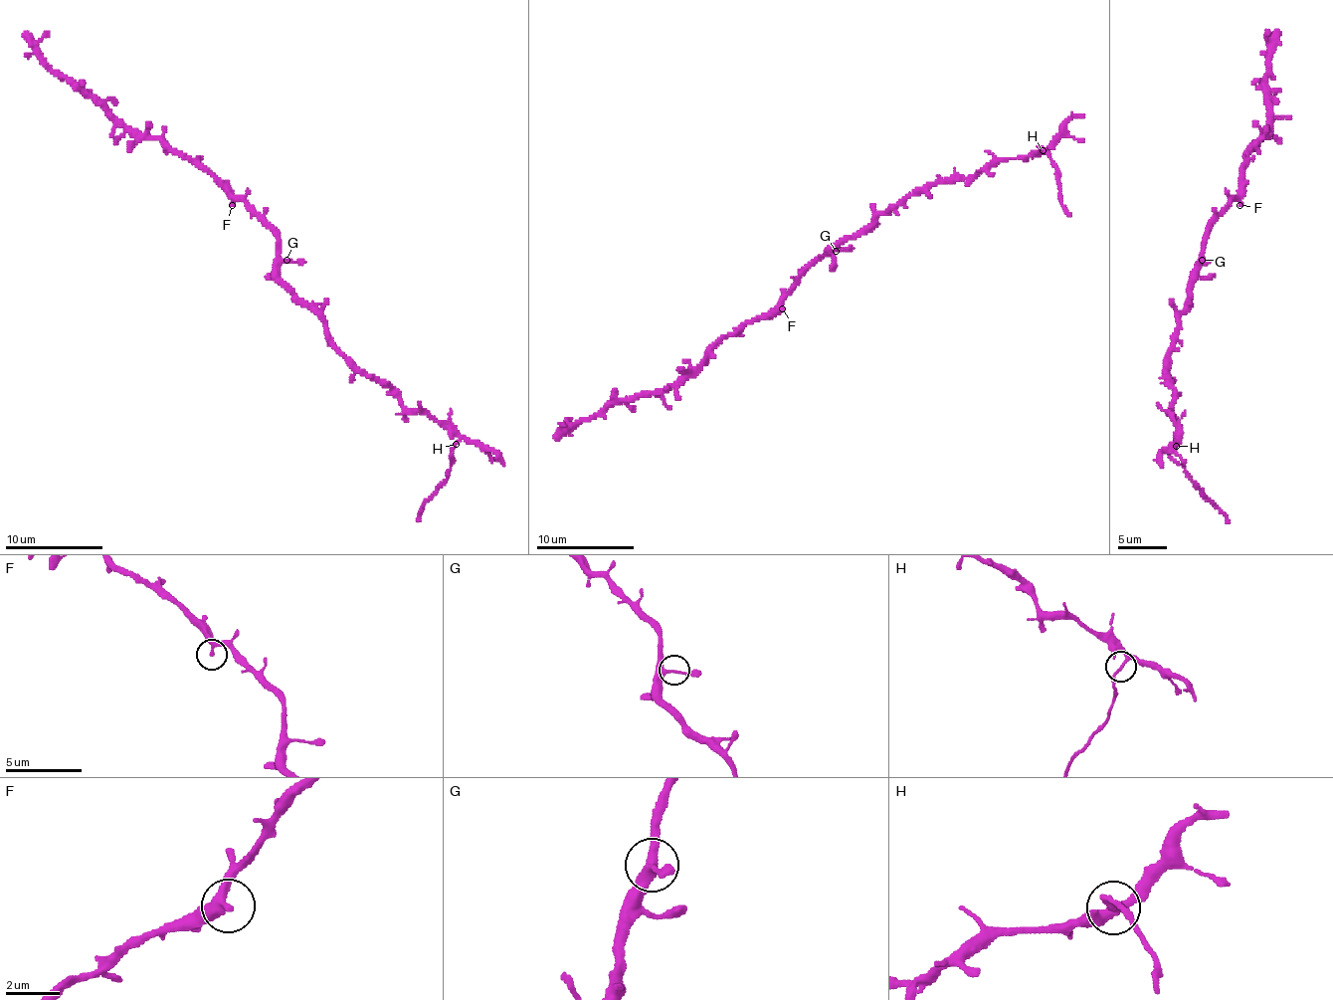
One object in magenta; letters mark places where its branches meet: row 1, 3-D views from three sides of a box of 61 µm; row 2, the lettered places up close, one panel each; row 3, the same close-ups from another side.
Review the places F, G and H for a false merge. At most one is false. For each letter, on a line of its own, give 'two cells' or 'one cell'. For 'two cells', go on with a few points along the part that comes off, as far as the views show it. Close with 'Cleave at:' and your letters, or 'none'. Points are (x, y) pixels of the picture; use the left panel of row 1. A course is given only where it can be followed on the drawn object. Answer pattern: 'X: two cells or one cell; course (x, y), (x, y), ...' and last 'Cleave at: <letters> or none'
F: one cell
G: one cell
H: two cells; course (455, 443), (446, 480), (424, 503), (419, 520)
Cleave at: H

